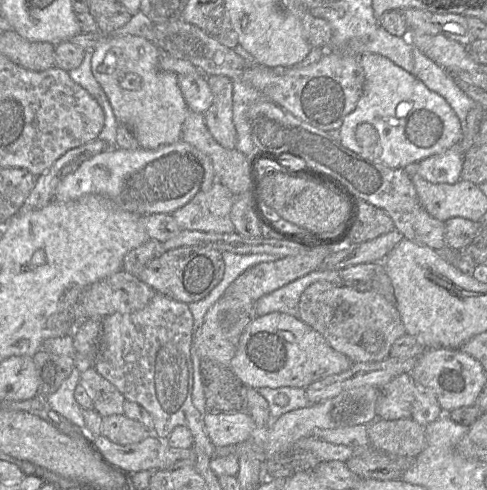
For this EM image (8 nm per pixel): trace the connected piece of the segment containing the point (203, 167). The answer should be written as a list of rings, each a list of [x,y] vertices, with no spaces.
[[[180,139],[149,150],[111,148],[83,162],[58,184],[53,200],[75,201],[89,194],[107,198],[119,208],[145,216],[173,213],[188,203],[199,191],[209,190],[216,182],[210,158]]]

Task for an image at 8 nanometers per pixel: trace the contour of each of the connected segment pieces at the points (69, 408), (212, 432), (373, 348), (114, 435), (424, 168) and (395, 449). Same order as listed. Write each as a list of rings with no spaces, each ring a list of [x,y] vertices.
[[[74,367],[59,389],[55,393],[46,397],[46,400],[55,412],[78,427],[81,434],[90,434],[85,428],[82,415],[83,409],[74,398],[74,391],[79,382],[80,370],[77,367]]]
[[[247,411],[206,412],[203,415],[205,431],[215,448],[236,446],[251,440],[255,423]]]
[[[327,281],[314,282],[299,299],[299,317],[302,322],[319,332],[336,351],[346,355],[353,363],[376,362],[389,356],[394,341],[407,334],[396,305],[376,291],[358,291],[346,285],[335,285]]]
[[[113,414],[102,417],[101,435],[110,441],[127,445],[144,440],[150,432],[146,427],[123,414]]]
[[[459,143],[455,144],[442,153],[419,161],[417,174],[431,183],[456,183],[460,180],[463,156]]]
[[[377,418],[369,425],[370,446],[396,457],[416,458],[427,447],[425,427],[412,418],[382,420]]]

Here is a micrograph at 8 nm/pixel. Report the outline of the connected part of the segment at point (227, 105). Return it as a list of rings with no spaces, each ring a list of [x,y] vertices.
[[[209,75],[212,103],[204,113],[205,123],[215,140],[226,149],[235,149],[237,132],[233,123],[233,83],[223,75]]]

